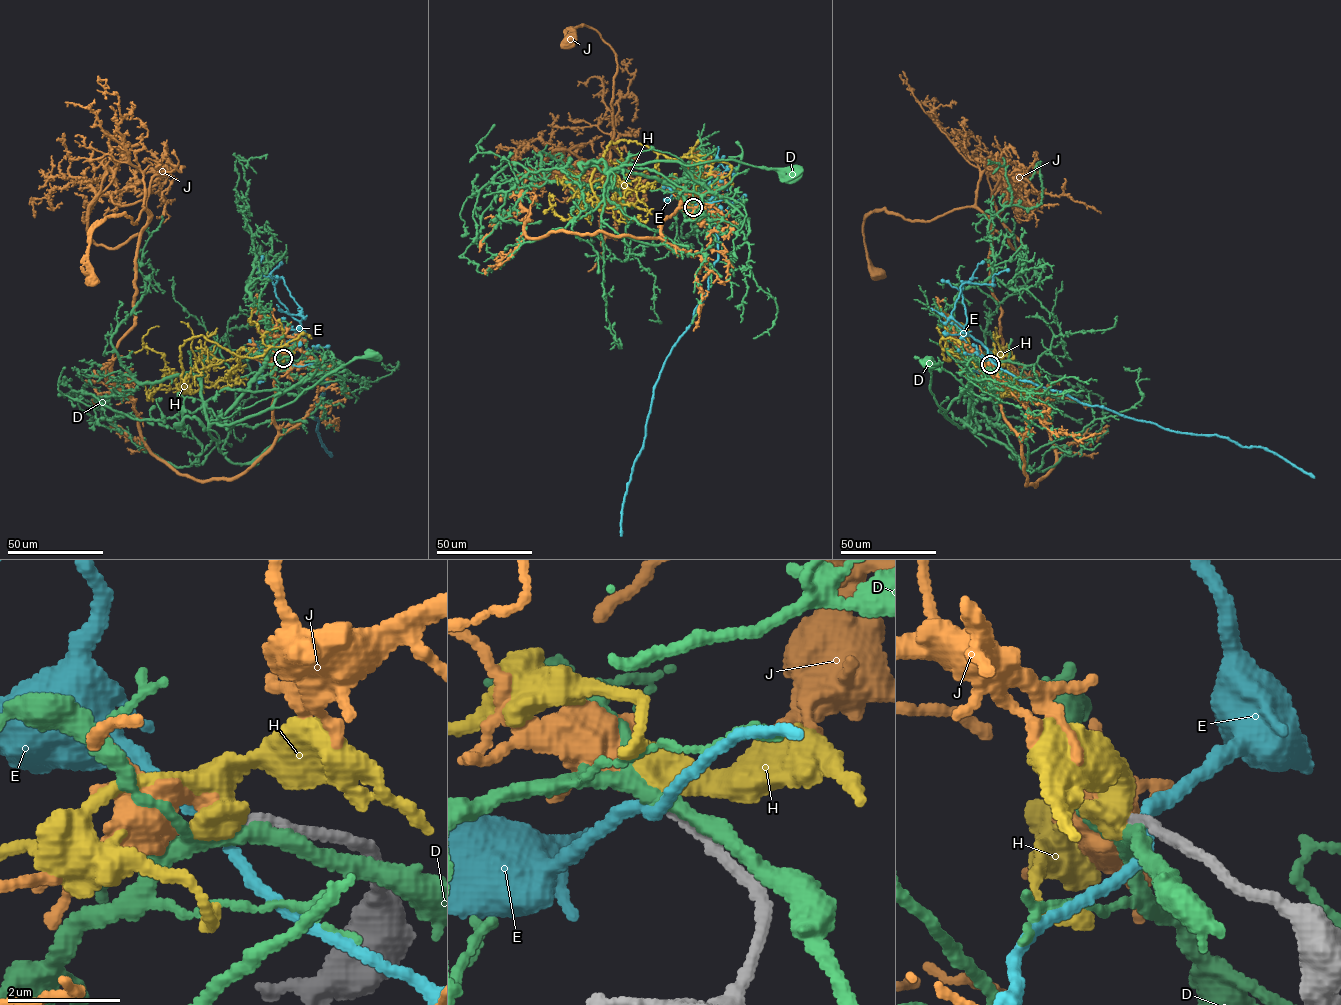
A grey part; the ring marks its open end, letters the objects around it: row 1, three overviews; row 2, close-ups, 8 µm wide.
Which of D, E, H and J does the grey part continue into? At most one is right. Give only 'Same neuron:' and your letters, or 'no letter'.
Same neuron: J

